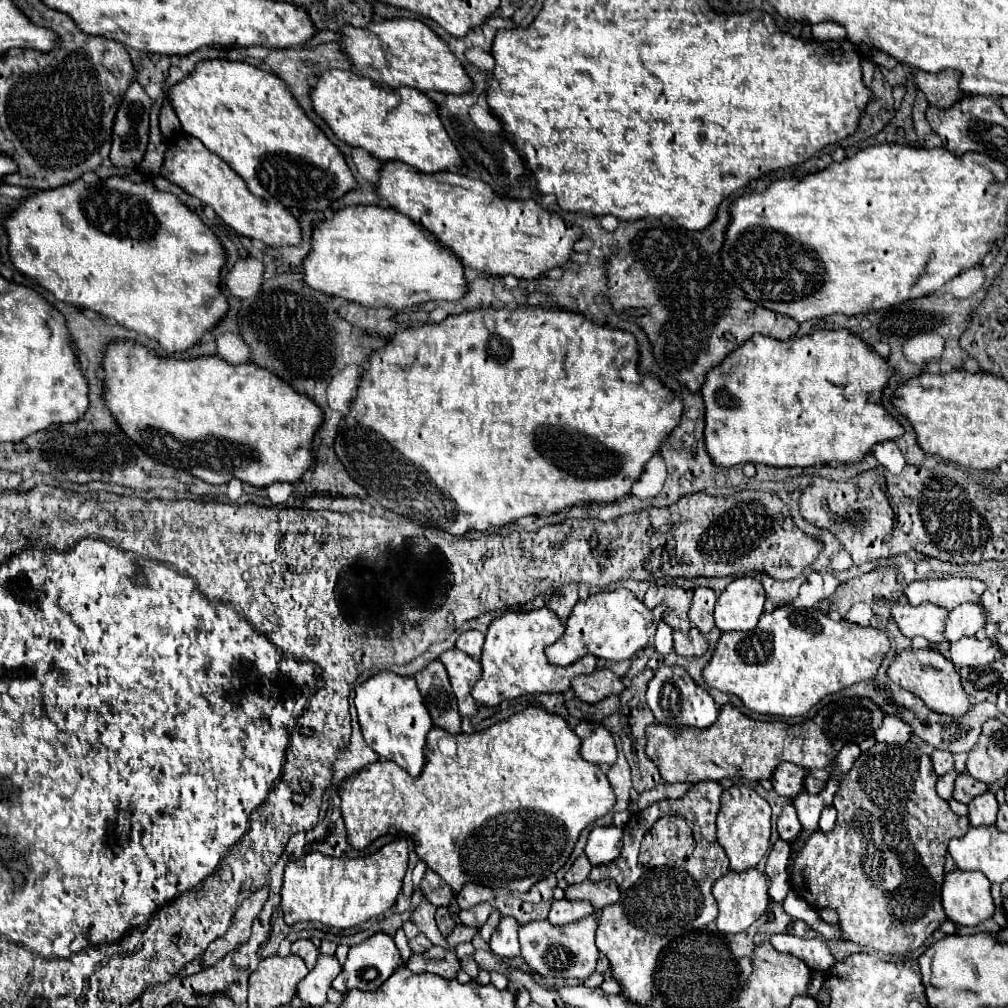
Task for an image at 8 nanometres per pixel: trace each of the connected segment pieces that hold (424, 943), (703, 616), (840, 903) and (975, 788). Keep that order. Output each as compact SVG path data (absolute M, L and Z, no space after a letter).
M419 933L417 937L409 939L409 947L411 947L413 953L425 953L431 947L431 941L423 933Z
M707 587L695 589L691 609L689 609L689 619L703 635L707 635L715 627L715 623L713 623L715 603L717 603L717 597L715 597L713 589L707 589Z
M909 741L907 745L883 745L877 743L869 753L861 753L851 771L843 775L841 783L839 783L839 791L835 795L835 809L837 809L837 823L835 829L831 833L821 833L817 831L815 835L811 835L811 839L807 841L805 849L797 855L795 861L795 869L793 869L793 889L797 895L801 895L813 909L825 909L825 907L833 907L839 913L839 927L843 929L843 937L861 945L861 947L869 947L881 953L899 953L899 955L907 955L915 949L919 949L927 937L931 937L931 933L935 929L939 929L945 921L947 915L943 911L941 905L941 885L945 881L945 857L947 857L947 845L951 839L955 837L963 837L969 831L969 819L967 817L959 817L957 813L953 813L949 809L949 803L945 799L941 799L935 791L935 783L937 783L939 775L935 773L931 759L927 755L921 755L919 745L915 745L913 741Z
M961 773L955 781L955 793L953 793L953 799L955 801L961 801L961 803L969 803L973 797L981 795L987 791L987 785L983 781L977 781L975 777L967 775L967 773Z

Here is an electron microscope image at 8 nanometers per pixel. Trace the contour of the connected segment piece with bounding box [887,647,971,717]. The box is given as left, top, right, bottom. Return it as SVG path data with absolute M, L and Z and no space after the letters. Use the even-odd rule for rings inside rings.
M905 649L895 655L893 663L887 669L887 675L899 687L917 695L931 711L945 715L963 715L971 705L967 701L967 693L963 693L959 673L951 661L947 661L937 649Z

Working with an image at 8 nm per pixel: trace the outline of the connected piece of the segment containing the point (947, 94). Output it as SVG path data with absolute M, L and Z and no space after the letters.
M939 71L939 73L913 73L915 85L925 93L927 103L937 109L949 109L963 95L959 89L959 73Z

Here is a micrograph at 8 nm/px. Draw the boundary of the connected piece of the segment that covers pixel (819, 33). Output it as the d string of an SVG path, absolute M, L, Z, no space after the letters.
M823 21L813 25L813 37L817 41L839 41L839 39L845 39L845 29L837 23Z

